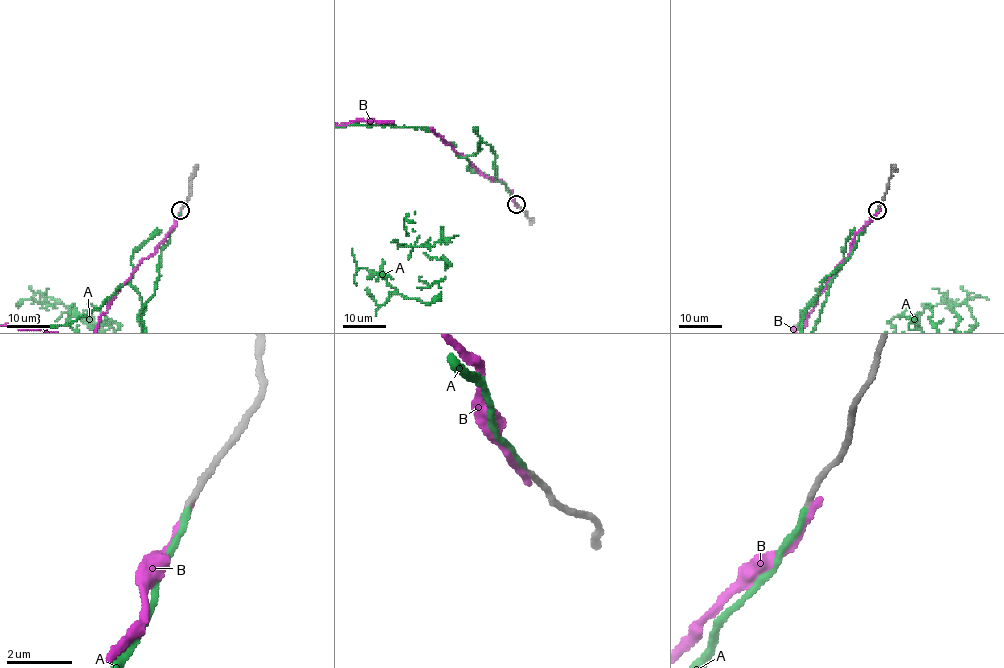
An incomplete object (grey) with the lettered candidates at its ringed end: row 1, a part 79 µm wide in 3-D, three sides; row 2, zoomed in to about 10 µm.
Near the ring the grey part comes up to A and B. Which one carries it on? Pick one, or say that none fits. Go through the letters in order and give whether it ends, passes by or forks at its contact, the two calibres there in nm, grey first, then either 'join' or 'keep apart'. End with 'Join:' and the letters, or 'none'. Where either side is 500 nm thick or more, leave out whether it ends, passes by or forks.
A: it ends; calibres 170 and 180 nm; join
B: it ends; calibres 180 and 220 nm; keep apart
Join: A

